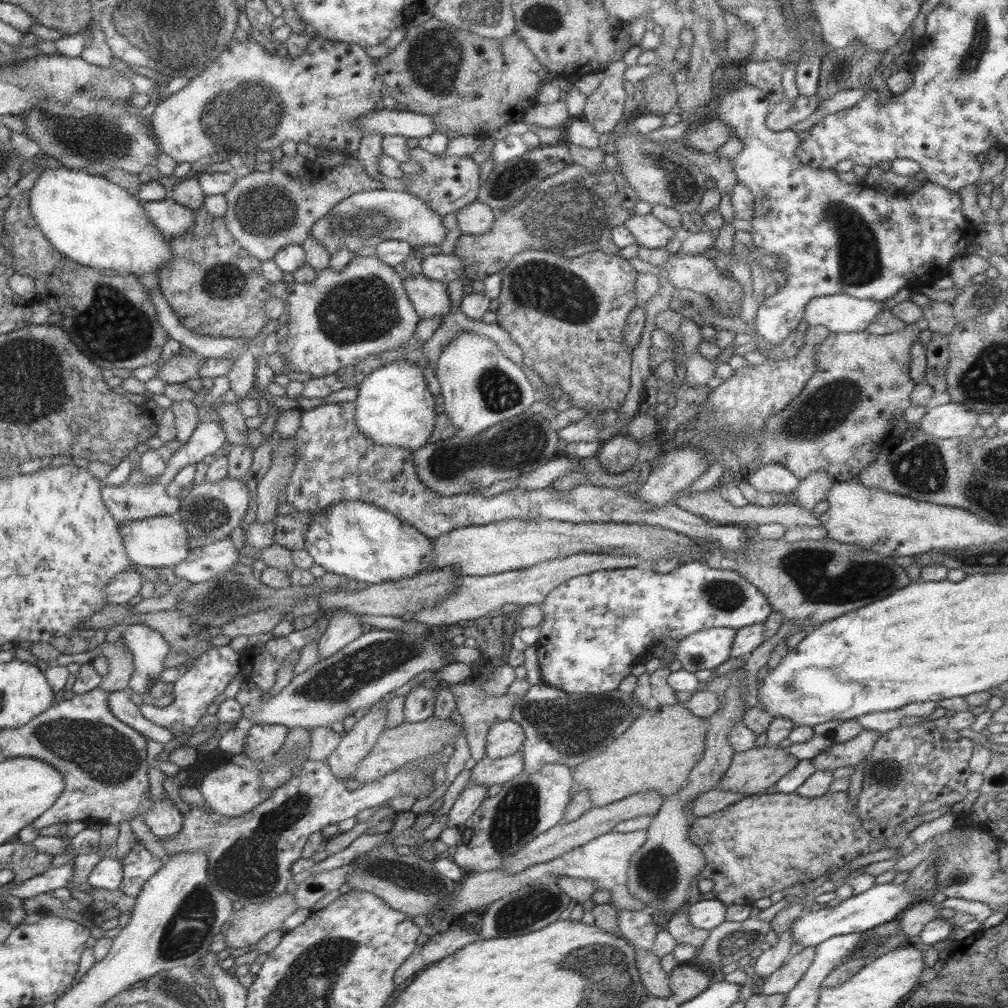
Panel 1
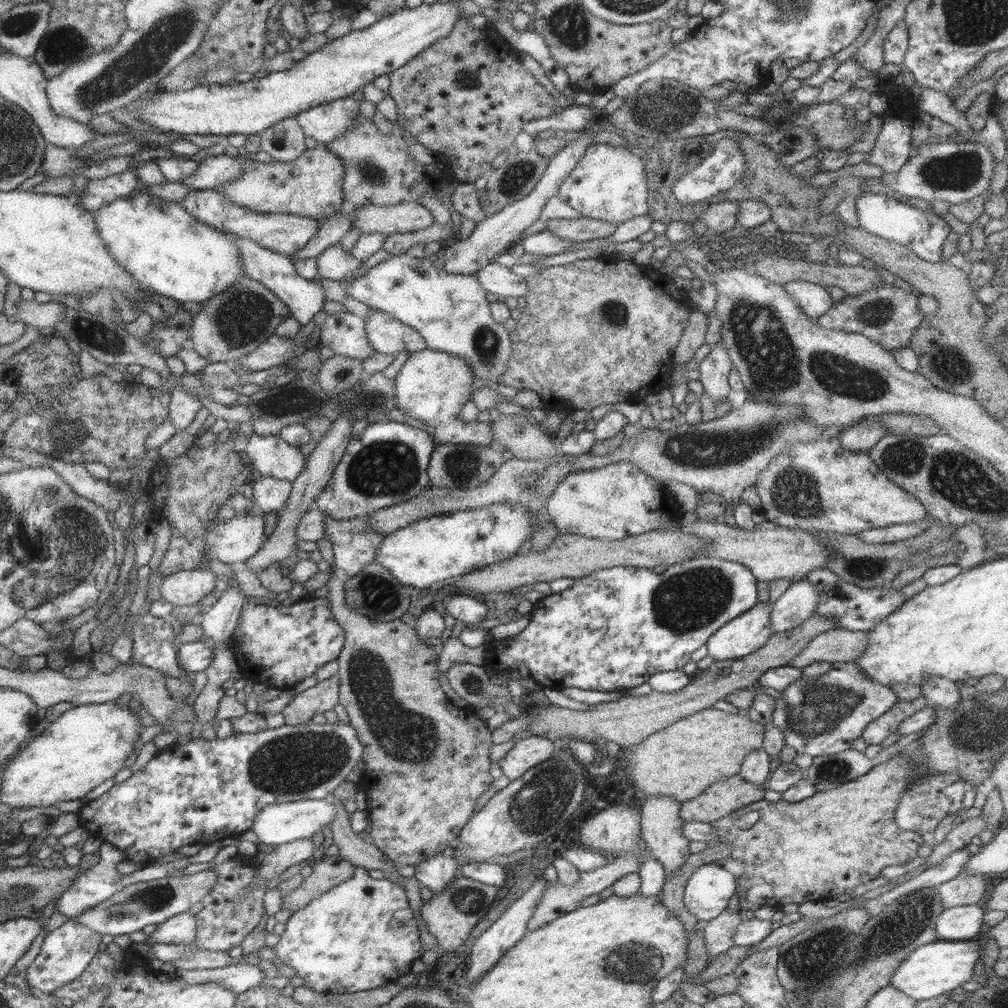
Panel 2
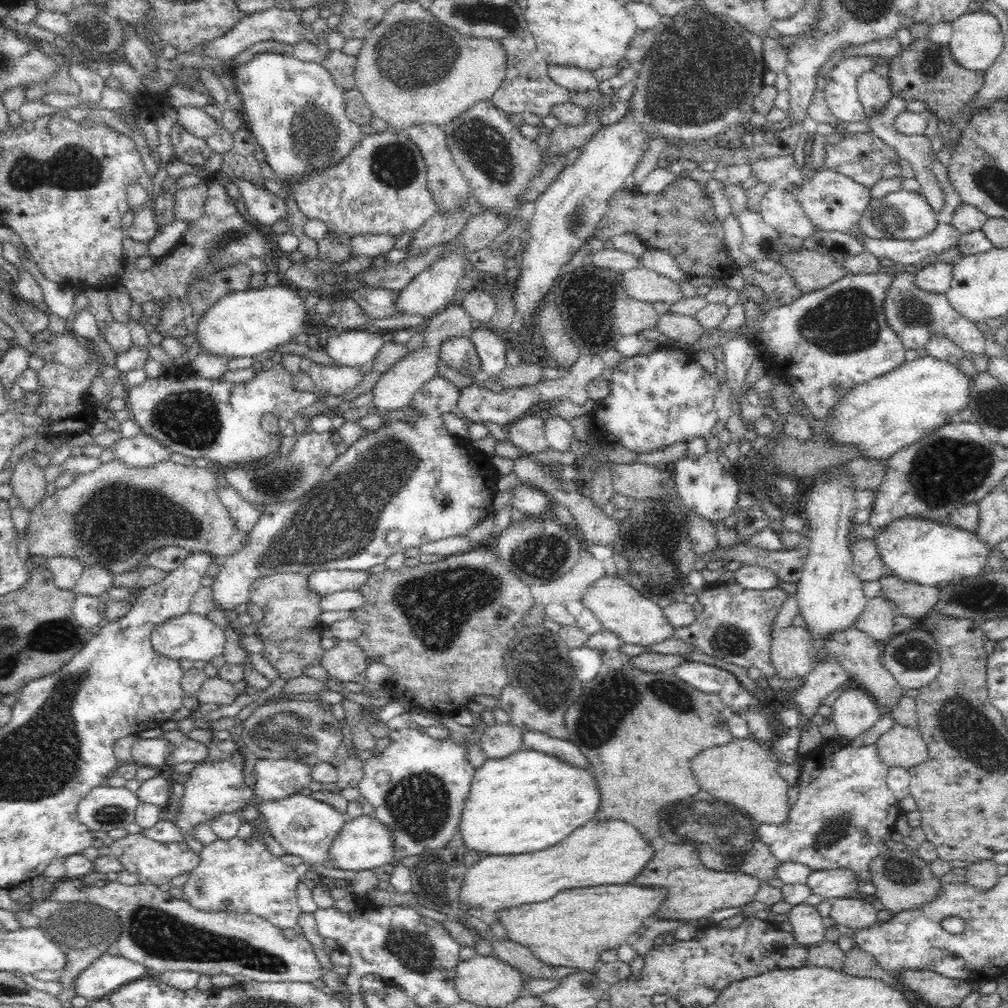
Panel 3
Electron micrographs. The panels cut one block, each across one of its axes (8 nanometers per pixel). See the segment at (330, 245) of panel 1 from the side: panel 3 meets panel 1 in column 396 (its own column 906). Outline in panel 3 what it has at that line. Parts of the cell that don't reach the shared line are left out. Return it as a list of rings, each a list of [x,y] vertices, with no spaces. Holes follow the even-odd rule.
[[[901,188],[879,199],[871,199],[860,216],[862,232],[872,238],[916,240],[930,234],[936,228],[936,213],[920,192],[912,193]]]

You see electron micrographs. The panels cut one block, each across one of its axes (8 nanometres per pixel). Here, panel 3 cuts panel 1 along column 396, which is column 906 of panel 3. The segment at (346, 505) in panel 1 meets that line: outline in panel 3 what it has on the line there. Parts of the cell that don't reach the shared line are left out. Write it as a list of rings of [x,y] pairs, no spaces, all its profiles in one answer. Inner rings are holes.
[[[915,516],[895,520],[889,527],[877,531],[873,540],[892,575],[926,587],[943,587],[982,574],[993,550],[975,532]]]

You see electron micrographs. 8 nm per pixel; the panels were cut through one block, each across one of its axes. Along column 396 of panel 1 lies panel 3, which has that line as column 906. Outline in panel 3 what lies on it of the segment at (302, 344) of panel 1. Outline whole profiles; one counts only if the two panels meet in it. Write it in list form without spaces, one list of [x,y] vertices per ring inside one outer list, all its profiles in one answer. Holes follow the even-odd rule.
[[[906,272],[898,274],[896,280],[892,281],[892,288],[884,290],[884,311],[886,312],[886,321],[900,341],[904,343],[907,349],[922,349],[928,343],[931,335],[938,333],[954,342],[960,347],[966,355],[981,355],[985,352],[985,335],[981,332],[979,326],[967,318],[957,314],[949,304],[945,294],[934,294],[925,292],[917,288],[914,284],[915,274]]]

